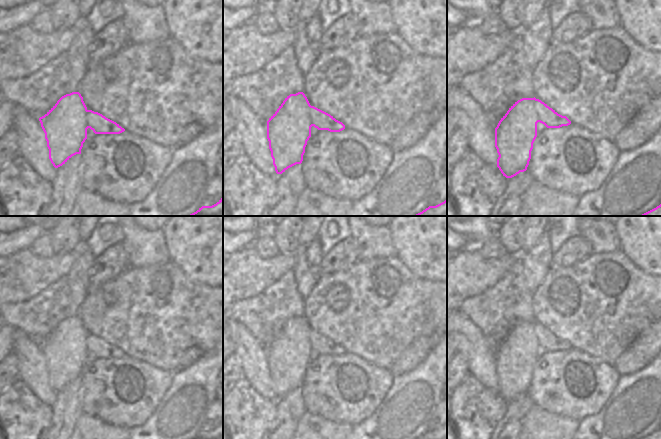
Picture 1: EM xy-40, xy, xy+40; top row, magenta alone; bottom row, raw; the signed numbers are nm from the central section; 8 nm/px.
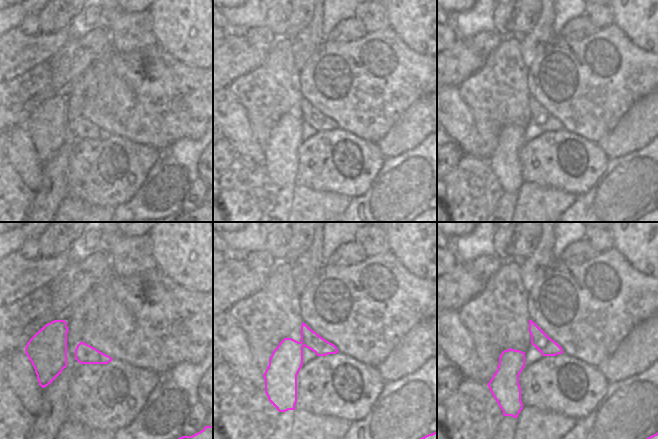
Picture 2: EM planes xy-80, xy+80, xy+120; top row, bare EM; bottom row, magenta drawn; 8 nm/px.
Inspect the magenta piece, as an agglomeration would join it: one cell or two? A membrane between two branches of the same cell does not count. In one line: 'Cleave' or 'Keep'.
Cleave.

